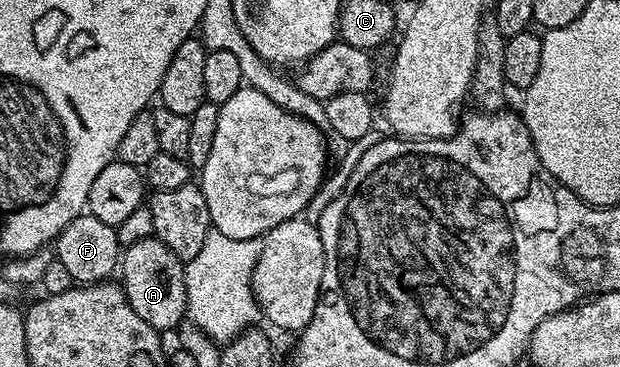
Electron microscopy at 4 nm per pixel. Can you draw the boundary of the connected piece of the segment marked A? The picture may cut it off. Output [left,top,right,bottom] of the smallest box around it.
[119,236,187,331]

